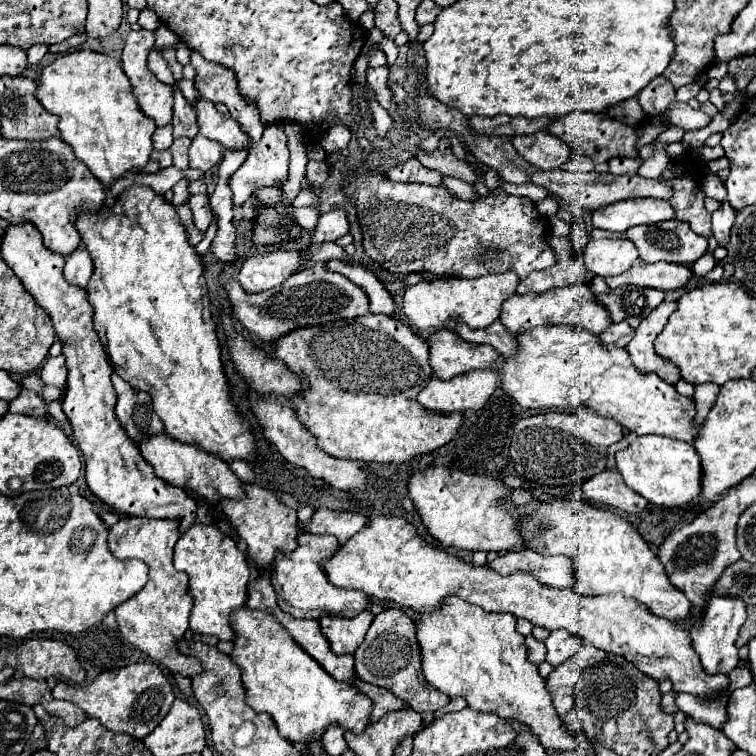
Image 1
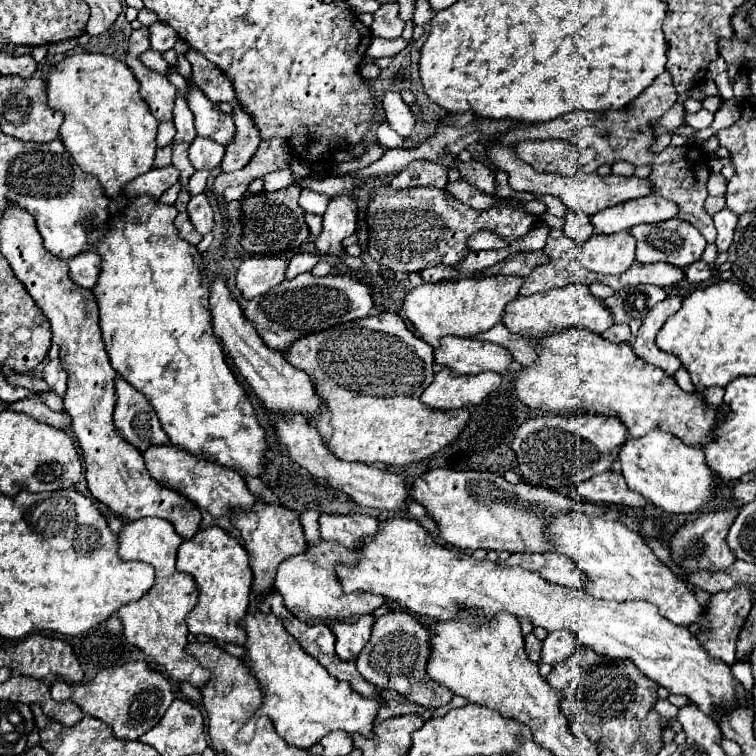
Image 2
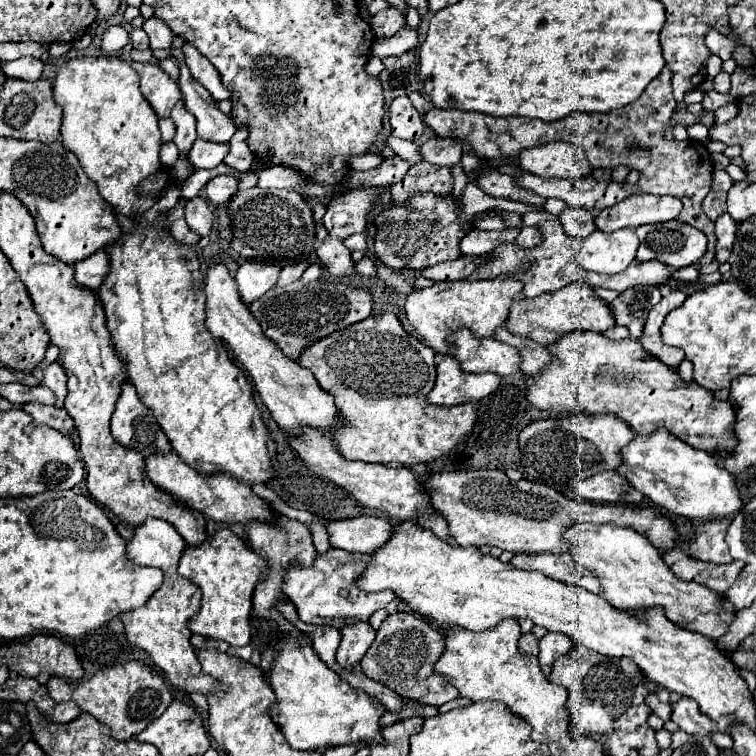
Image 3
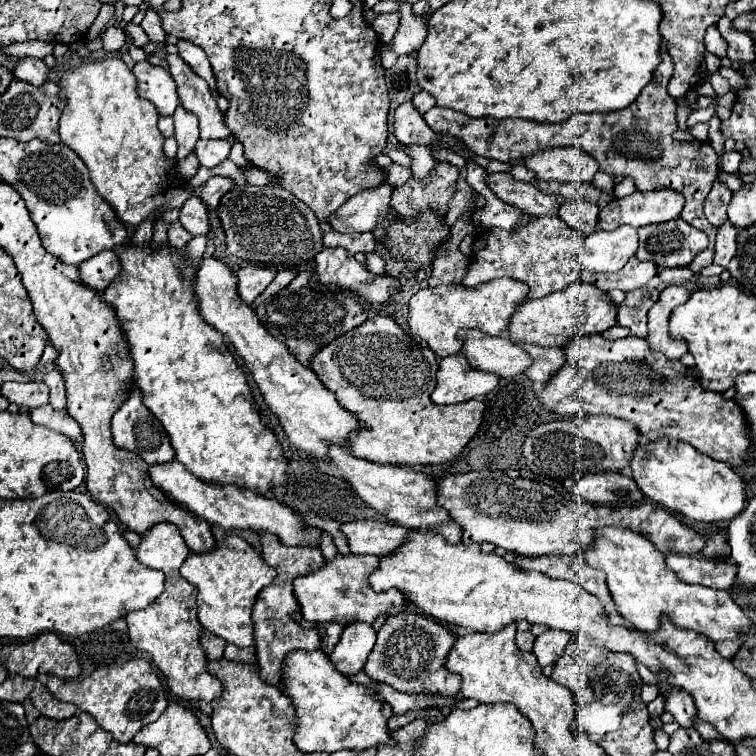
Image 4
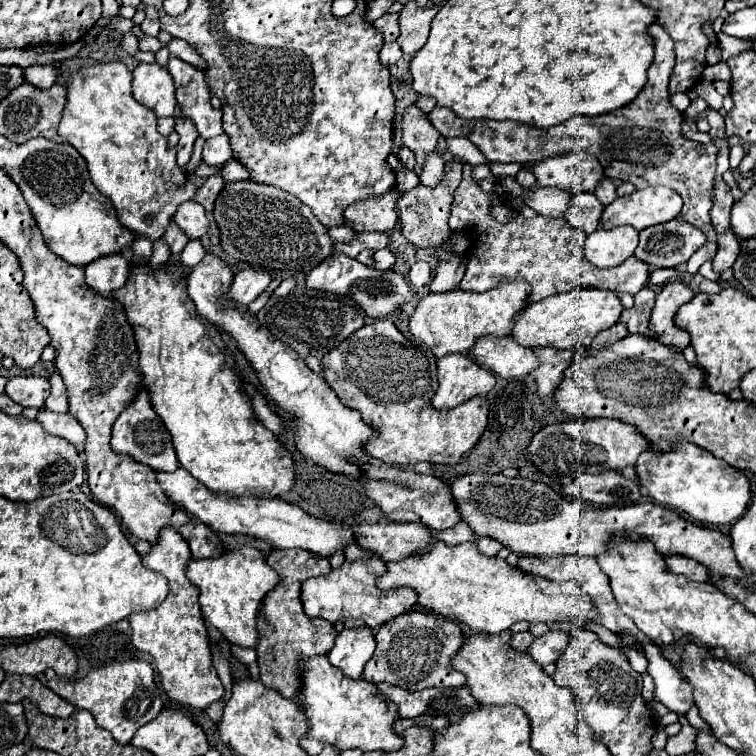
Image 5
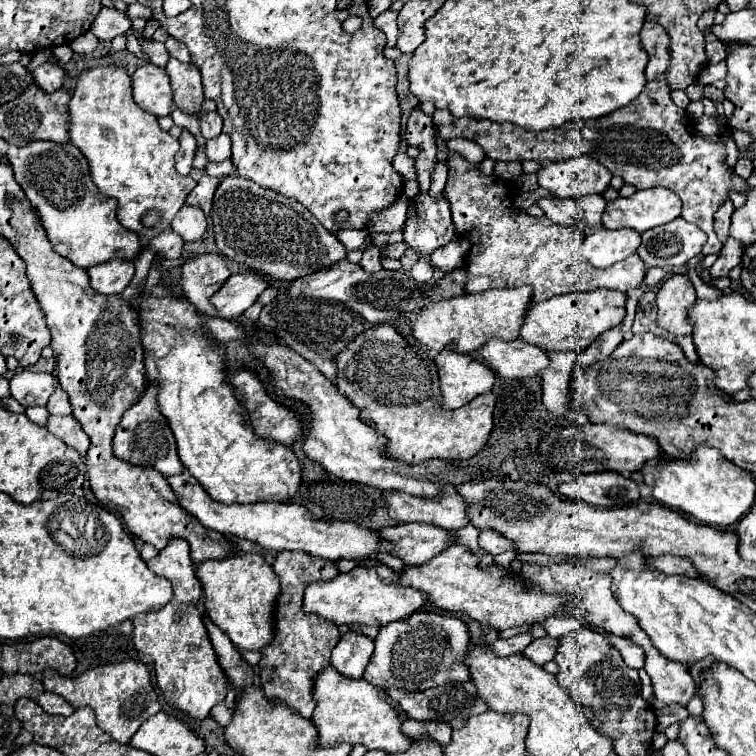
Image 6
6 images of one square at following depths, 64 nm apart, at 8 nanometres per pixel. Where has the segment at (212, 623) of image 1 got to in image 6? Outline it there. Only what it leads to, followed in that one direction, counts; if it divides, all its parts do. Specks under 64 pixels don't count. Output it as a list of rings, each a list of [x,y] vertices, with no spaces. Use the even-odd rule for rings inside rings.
[[[240,554],[224,560],[206,560],[198,564],[198,580],[206,594],[206,612],[210,620],[234,642],[238,650],[262,652],[276,634],[276,606],[280,580],[260,554]]]

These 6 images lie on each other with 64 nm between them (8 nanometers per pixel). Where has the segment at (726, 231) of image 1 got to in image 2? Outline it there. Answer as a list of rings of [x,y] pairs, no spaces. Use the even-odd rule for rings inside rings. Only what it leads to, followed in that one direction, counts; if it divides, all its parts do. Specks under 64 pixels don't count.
[[[720,210],[716,216],[714,216],[714,226],[718,230],[718,238],[716,238],[716,248],[718,252],[728,252],[730,244],[732,244],[732,238],[734,238],[734,228],[736,228],[736,222],[738,218],[728,210]]]

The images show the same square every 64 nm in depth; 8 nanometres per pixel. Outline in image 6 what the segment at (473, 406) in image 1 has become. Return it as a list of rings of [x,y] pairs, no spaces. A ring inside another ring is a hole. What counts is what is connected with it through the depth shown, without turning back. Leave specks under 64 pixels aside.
[[[446,346],[434,358],[440,374],[440,390],[442,390],[442,408],[462,408],[470,400],[480,394],[492,390],[494,372],[484,362],[474,356],[460,354],[454,346]]]

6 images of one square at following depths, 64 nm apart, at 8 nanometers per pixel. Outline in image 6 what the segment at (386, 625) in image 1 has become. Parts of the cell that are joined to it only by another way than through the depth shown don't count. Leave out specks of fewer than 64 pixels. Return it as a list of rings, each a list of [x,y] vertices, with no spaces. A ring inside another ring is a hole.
[[[416,612],[406,620],[380,628],[374,642],[376,648],[364,672],[364,680],[382,690],[400,688],[418,692],[446,682],[470,680],[470,670],[464,662],[468,654],[470,634],[466,624],[458,616]]]

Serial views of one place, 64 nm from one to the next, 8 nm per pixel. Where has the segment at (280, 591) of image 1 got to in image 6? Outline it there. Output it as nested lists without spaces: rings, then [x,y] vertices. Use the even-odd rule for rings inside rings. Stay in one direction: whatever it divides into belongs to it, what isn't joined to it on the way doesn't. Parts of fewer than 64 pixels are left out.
[[[356,566],[350,574],[340,574],[338,578],[330,582],[314,582],[304,592],[304,612],[318,614],[324,620],[330,620],[334,624],[366,624],[382,628],[390,622],[398,622],[408,618],[410,614],[424,608],[428,598],[412,586],[400,586],[398,574],[388,572],[388,578],[392,580],[386,584],[386,580],[378,574],[376,568]]]

